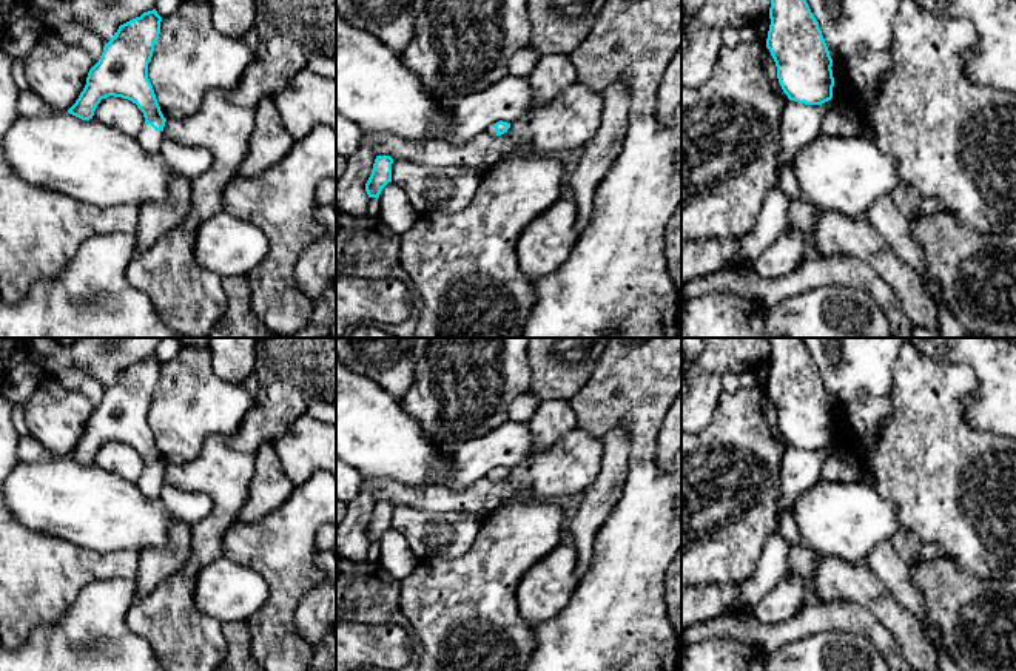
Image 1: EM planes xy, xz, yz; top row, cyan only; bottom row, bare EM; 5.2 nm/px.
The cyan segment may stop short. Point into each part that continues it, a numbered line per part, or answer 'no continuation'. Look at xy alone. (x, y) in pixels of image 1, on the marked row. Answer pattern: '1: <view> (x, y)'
1: xy (150, 139)

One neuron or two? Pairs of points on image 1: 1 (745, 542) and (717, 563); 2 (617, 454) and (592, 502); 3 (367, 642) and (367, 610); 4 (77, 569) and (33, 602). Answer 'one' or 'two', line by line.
1: one
2: one
3: two
4: one

